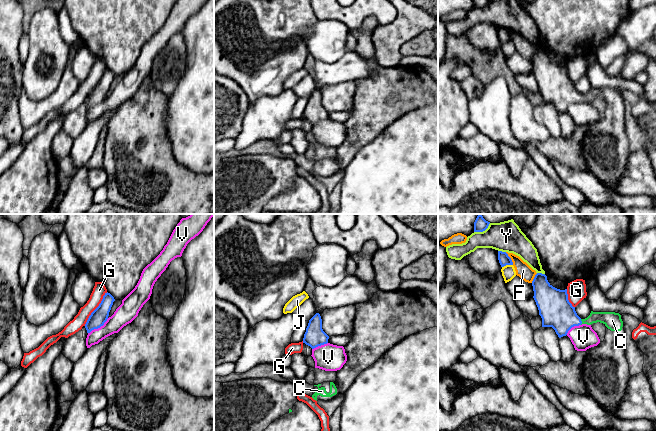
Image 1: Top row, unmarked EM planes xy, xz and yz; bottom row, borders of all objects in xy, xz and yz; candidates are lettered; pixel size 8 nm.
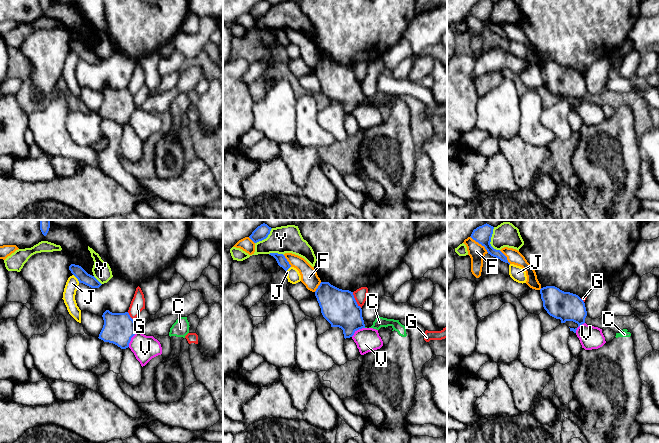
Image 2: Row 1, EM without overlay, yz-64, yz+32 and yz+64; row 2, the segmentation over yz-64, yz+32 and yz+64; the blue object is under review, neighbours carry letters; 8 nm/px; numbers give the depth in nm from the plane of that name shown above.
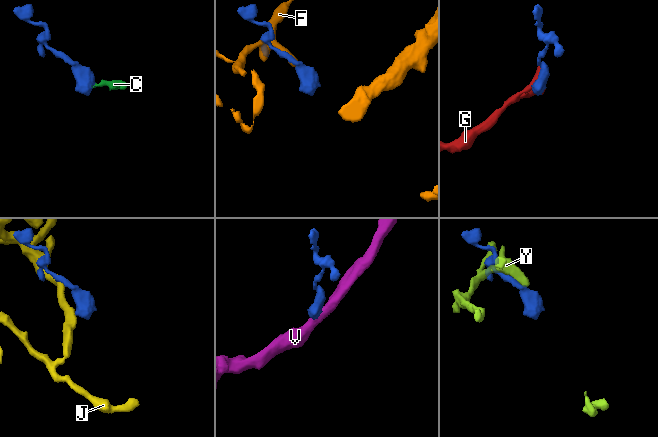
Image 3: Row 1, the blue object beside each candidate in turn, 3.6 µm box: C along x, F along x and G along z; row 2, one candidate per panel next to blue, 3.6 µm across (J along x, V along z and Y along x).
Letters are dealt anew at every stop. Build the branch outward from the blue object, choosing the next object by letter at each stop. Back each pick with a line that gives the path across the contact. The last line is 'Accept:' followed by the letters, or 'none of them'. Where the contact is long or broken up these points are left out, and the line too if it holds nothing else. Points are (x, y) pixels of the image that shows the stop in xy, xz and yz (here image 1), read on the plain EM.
C: way yz (556, 87), (562, 93), (581, 98), (592, 94), (612, 96)
Accept: C

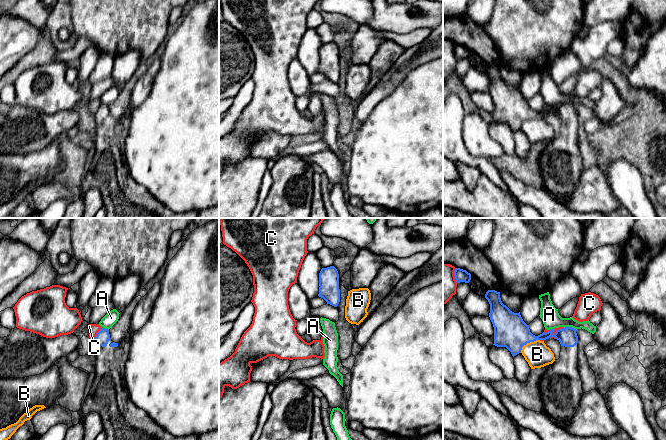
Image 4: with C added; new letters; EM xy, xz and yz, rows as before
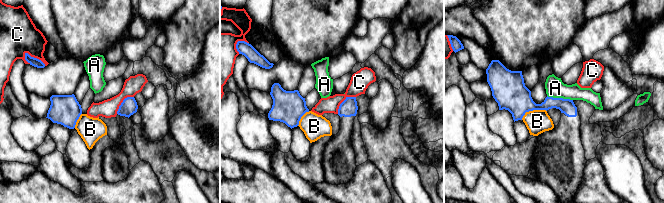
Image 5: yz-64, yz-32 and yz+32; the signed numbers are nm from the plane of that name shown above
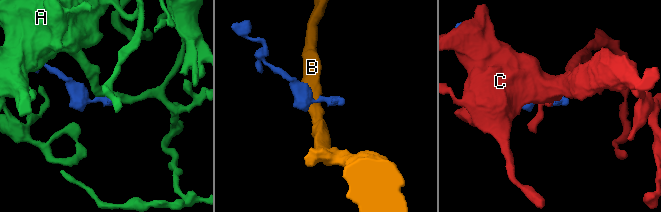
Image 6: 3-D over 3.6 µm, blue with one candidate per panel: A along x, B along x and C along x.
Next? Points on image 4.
Accept: none of them

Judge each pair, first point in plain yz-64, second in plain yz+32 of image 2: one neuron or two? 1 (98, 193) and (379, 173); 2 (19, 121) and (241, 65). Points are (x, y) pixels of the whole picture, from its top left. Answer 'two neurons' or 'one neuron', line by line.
1: two neurons
2: one neuron

